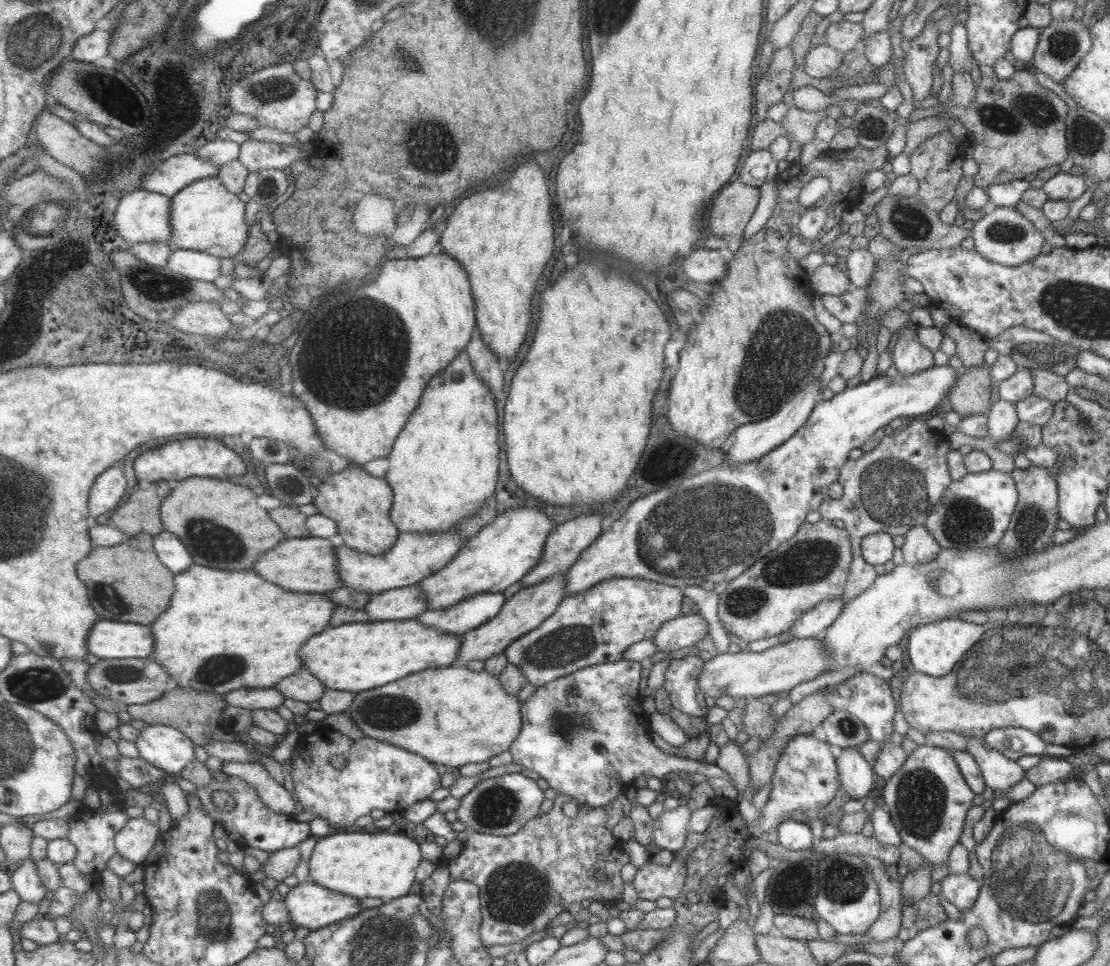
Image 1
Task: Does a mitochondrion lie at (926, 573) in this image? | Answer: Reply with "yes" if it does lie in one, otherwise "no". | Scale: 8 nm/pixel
no

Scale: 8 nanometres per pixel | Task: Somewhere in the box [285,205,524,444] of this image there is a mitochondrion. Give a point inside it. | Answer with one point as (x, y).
(379, 379)

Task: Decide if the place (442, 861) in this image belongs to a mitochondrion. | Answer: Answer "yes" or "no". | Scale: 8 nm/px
no

